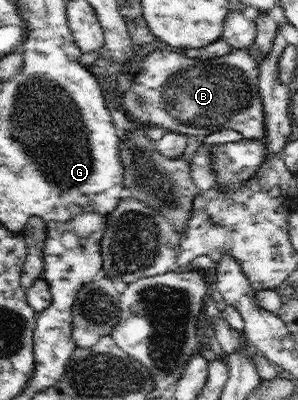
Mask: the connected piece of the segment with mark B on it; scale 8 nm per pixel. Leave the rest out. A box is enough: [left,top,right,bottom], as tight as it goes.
[119,49,265,140]

